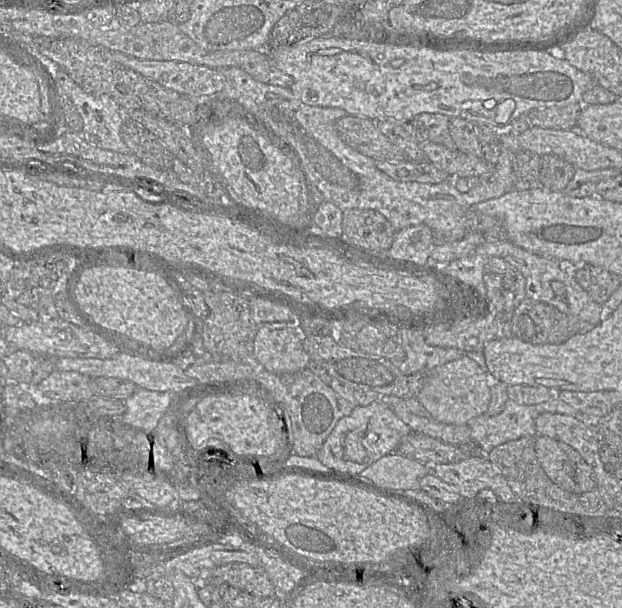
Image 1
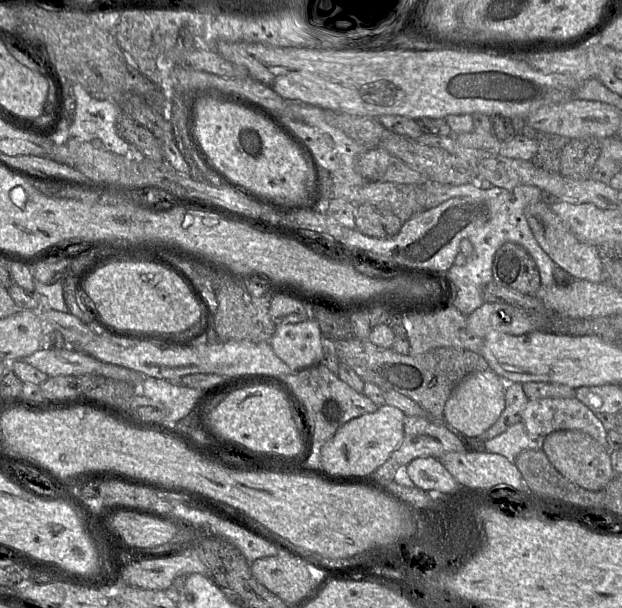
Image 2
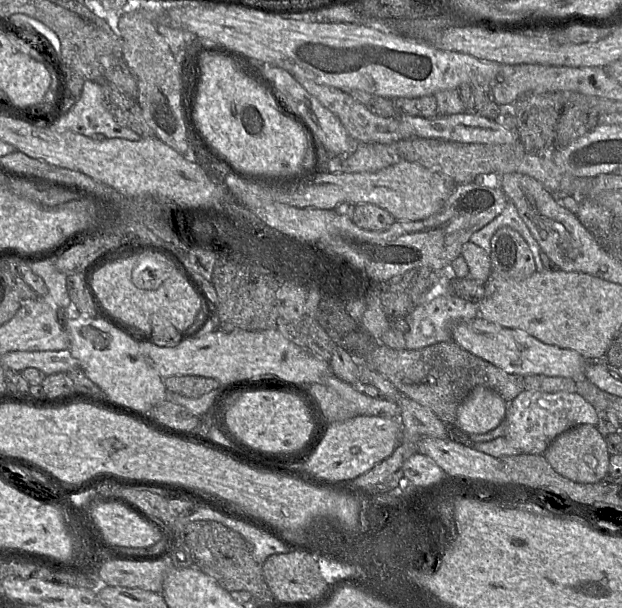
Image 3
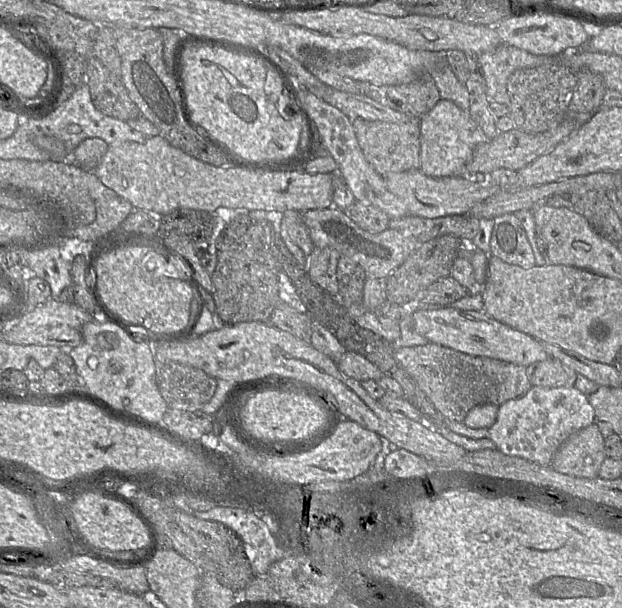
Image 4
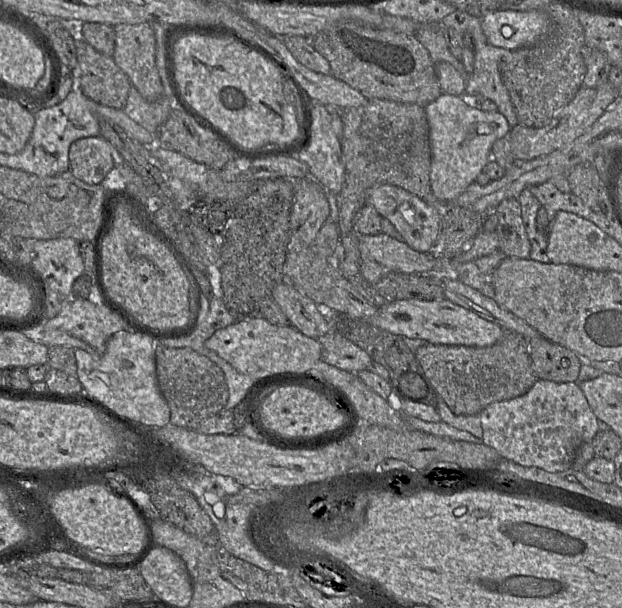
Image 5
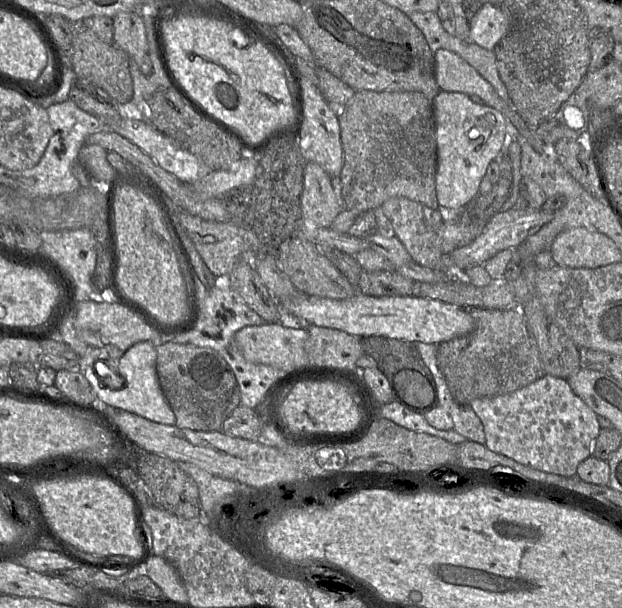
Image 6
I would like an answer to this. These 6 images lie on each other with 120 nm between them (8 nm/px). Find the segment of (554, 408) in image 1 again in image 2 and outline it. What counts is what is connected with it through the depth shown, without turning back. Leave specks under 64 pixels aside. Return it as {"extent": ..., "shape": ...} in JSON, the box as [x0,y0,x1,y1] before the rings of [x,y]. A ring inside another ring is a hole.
{"extent":[485,422,544,464],"shape":[[[518,422],[503,433],[486,441],[485,452],[500,454],[515,464],[515,459],[520,452],[542,449],[544,436],[528,433],[523,422]]]}

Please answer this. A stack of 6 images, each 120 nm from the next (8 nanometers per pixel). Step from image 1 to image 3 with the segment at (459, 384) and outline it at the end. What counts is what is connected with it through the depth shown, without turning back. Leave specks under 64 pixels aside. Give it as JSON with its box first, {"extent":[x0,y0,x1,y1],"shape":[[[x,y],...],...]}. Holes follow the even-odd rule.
{"extent":[457,386,507,434],"shape":[[[476,386],[457,409],[457,426],[469,434],[483,434],[505,418],[507,402],[495,391]]]}

